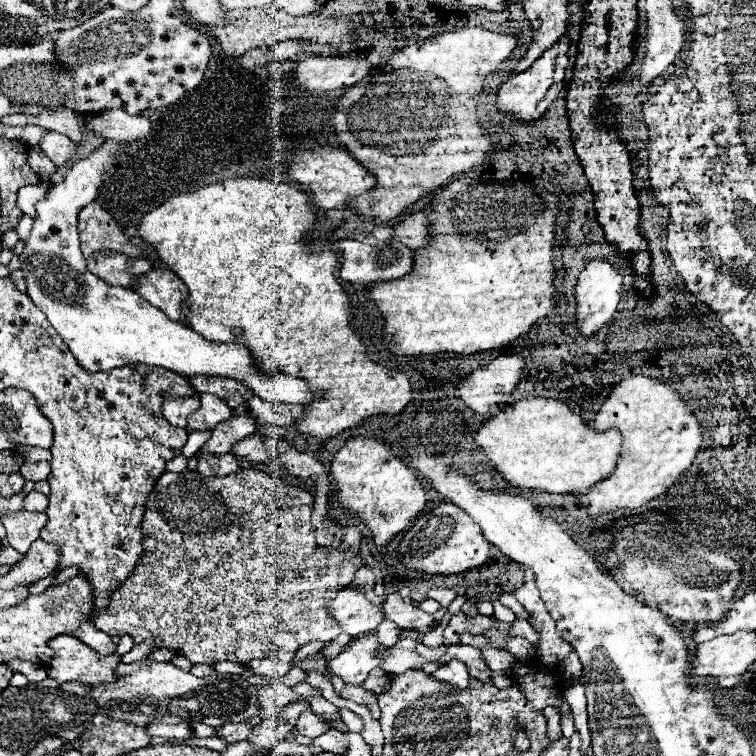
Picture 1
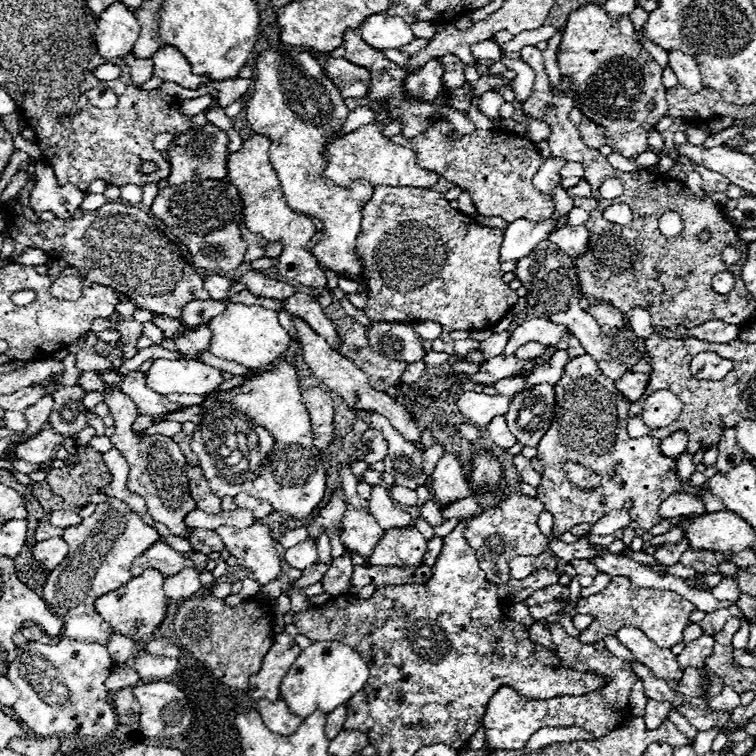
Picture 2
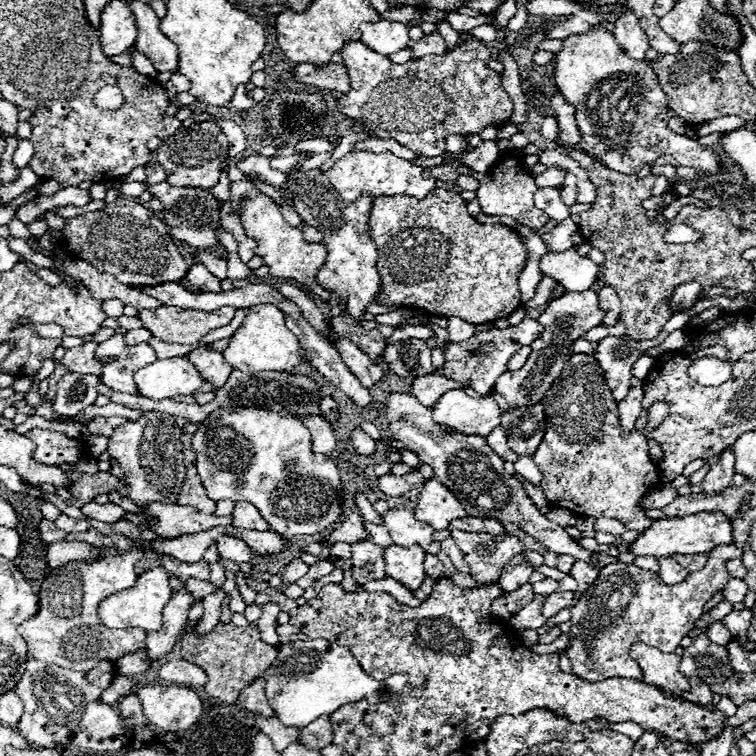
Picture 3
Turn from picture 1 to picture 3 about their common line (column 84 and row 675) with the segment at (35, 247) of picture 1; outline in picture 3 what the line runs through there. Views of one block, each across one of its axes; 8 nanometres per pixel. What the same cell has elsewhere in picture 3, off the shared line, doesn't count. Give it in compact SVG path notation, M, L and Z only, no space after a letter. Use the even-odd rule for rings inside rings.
M330 640L286 642L276 656L276 668L270 666L260 678L264 678L268 702L284 726L304 728L320 716L330 716L348 702L366 700L372 704L374 700L390 700L390 694L382 696L386 686L368 676L346 646ZM170 660L164 662L158 668L158 678L170 682L170 684L180 684L180 686L204 686L206 684L206 674L202 668L196 664L190 664L186 660Z

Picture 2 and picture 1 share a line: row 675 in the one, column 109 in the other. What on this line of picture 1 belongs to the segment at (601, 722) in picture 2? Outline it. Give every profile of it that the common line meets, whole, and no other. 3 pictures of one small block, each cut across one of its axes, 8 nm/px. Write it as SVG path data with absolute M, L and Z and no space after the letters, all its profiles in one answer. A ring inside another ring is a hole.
M274 466L274 472L268 474L268 472L256 470L256 468L242 468L224 478L220 478L220 476L208 478L208 476L202 476L198 470L184 470L180 474L164 472L146 502L146 512L144 512L144 520L142 520L142 532L144 532L142 562L138 564L138 568L134 568L134 572L128 576L128 580L124 580L110 594L110 604L106 606L106 610L94 614L94 626L98 630L104 630L110 636L130 634L136 644L140 644L148 638L154 638L158 648L172 648L178 654L186 656L192 664L214 664L220 660L248 664L256 658L270 658L270 660L282 660L282 662L292 664L294 654L306 642L314 642L314 640L330 642L330 640L338 638L338 634L340 634L338 620L334 620L330 616L328 604L330 604L330 600L334 600L336 592L342 586L348 586L354 580L356 570L362 568L366 562L358 552L352 552L352 550L340 552L336 548L326 548L326 546L316 544L314 526L312 526L312 510L314 510L316 500L304 488L304 486L312 486L314 482L308 478L296 478L296 476L286 476L286 474L280 476L280 470L282 468Z

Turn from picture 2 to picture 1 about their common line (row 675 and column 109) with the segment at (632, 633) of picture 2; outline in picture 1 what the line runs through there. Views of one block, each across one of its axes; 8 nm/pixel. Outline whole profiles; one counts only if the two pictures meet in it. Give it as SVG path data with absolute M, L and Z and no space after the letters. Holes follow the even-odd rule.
M56 636L50 640L50 648L54 648L56 656L48 666L48 676L56 682L78 680L90 686L116 680L116 668L122 662L120 654L100 656L96 650L86 646L82 640L74 636Z

